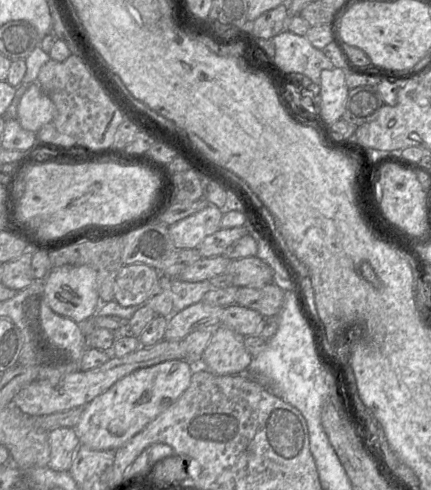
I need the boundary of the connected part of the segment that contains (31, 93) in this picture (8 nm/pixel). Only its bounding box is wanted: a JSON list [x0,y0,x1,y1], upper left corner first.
[17,81,55,133]

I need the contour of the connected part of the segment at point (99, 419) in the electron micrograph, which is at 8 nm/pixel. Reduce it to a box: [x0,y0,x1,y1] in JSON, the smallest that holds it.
[74,360,195,450]

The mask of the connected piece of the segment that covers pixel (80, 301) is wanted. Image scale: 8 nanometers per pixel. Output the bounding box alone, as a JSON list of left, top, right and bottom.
[44,265,101,323]

